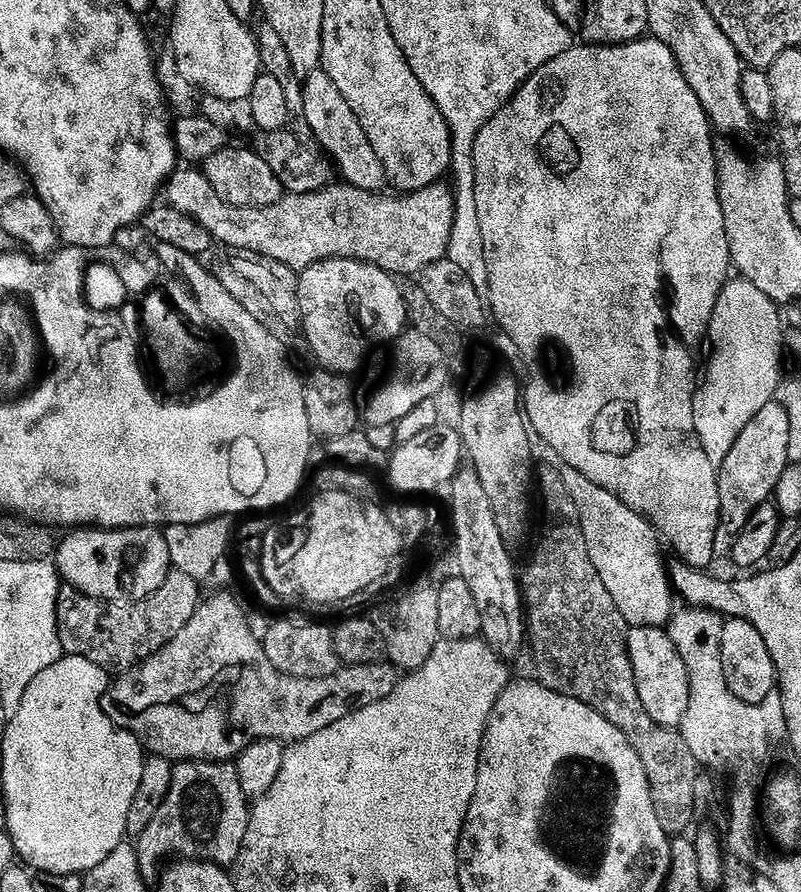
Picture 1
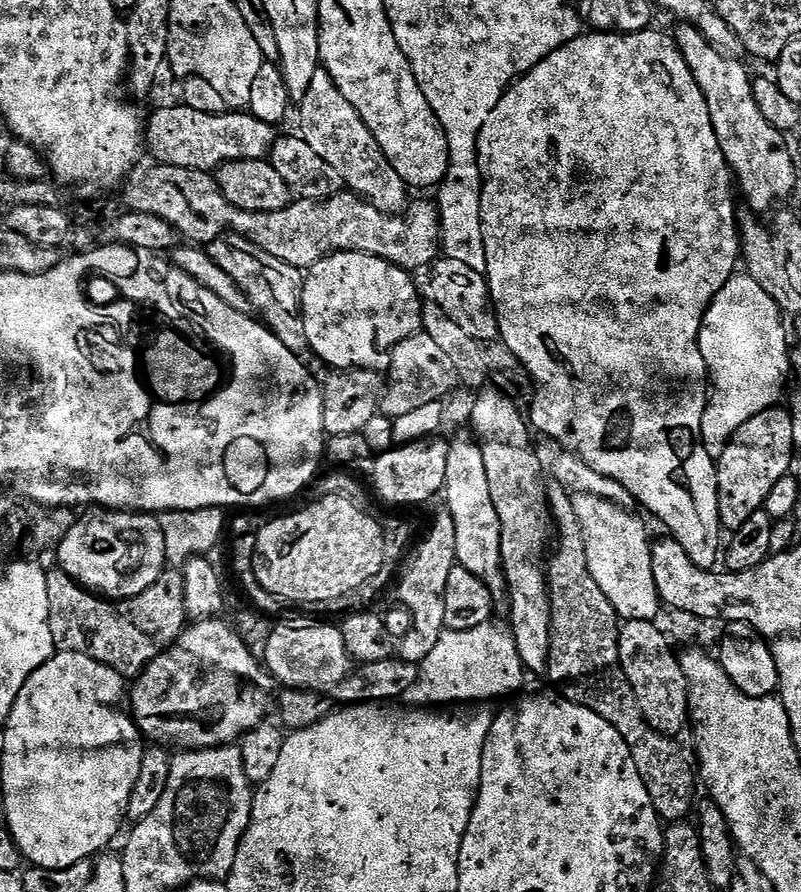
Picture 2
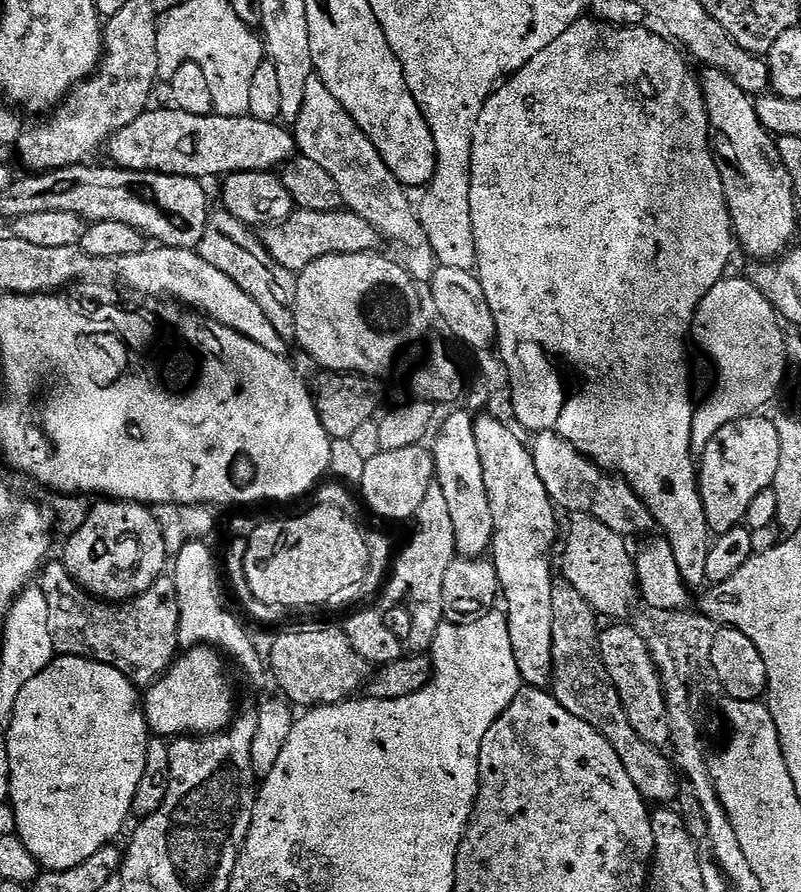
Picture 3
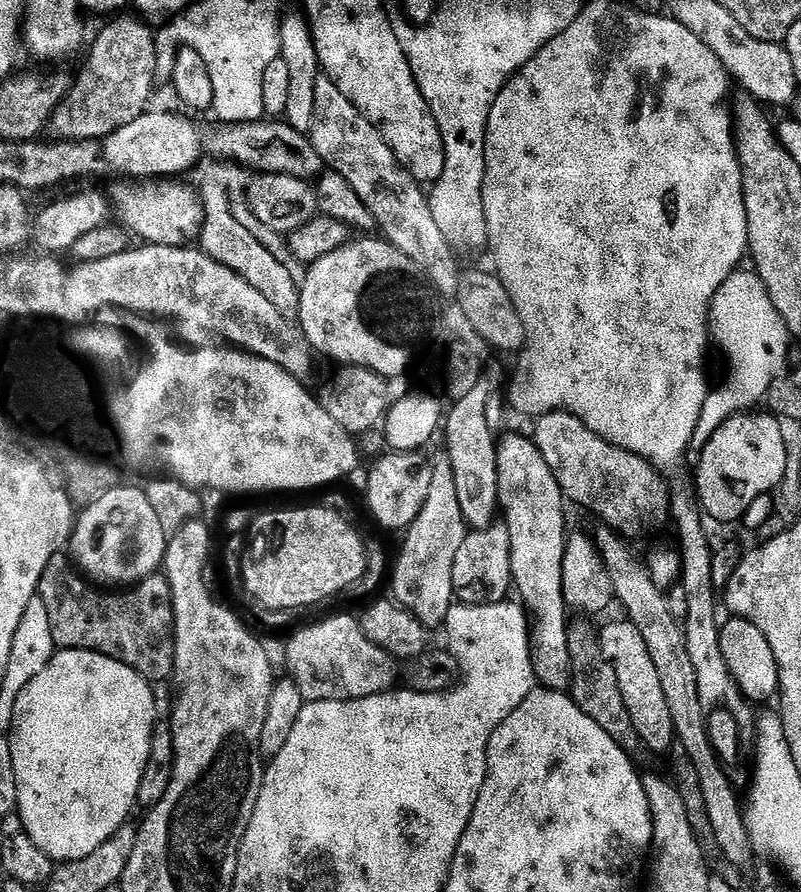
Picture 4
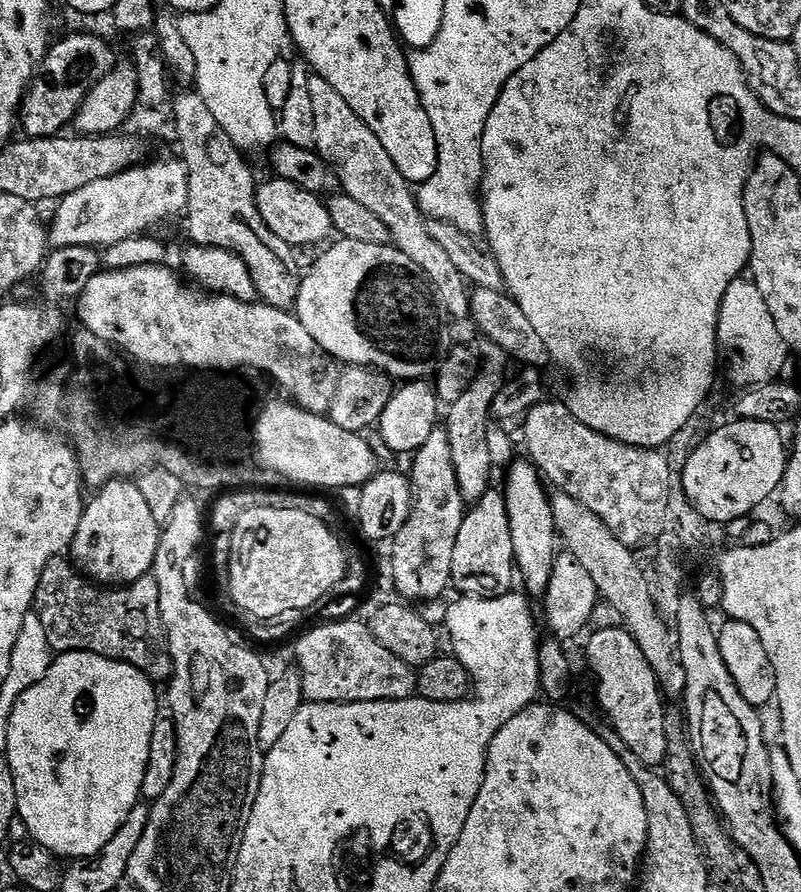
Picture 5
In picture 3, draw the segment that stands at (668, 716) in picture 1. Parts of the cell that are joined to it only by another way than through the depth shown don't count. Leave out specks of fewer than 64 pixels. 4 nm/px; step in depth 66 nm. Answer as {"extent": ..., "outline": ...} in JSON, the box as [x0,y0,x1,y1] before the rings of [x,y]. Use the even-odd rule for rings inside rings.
{"extent":[598,622,669,748],"outline":[[[628,622],[613,623],[614,626],[601,631],[598,638],[600,659],[606,668],[612,670],[618,686],[622,688],[619,694],[631,728],[648,744],[660,748],[669,743],[669,735],[665,733],[668,722],[663,677],[652,660],[647,642],[634,627],[624,623]]]}

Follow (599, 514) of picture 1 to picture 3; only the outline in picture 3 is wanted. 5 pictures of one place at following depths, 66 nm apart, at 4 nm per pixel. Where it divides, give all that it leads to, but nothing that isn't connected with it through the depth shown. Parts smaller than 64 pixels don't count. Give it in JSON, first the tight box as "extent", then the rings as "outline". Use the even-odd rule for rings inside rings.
{"extent":[562,512,639,620],"outline":[[[573,512],[569,517],[568,534],[564,546],[562,568],[565,571],[563,576],[572,588],[578,590],[591,604],[593,611],[599,615],[612,616],[611,619],[618,620],[627,616],[630,604],[639,599],[639,580],[636,574],[636,565],[631,551],[628,552],[627,541],[621,534],[616,534],[606,524],[596,519],[588,512]]]}

